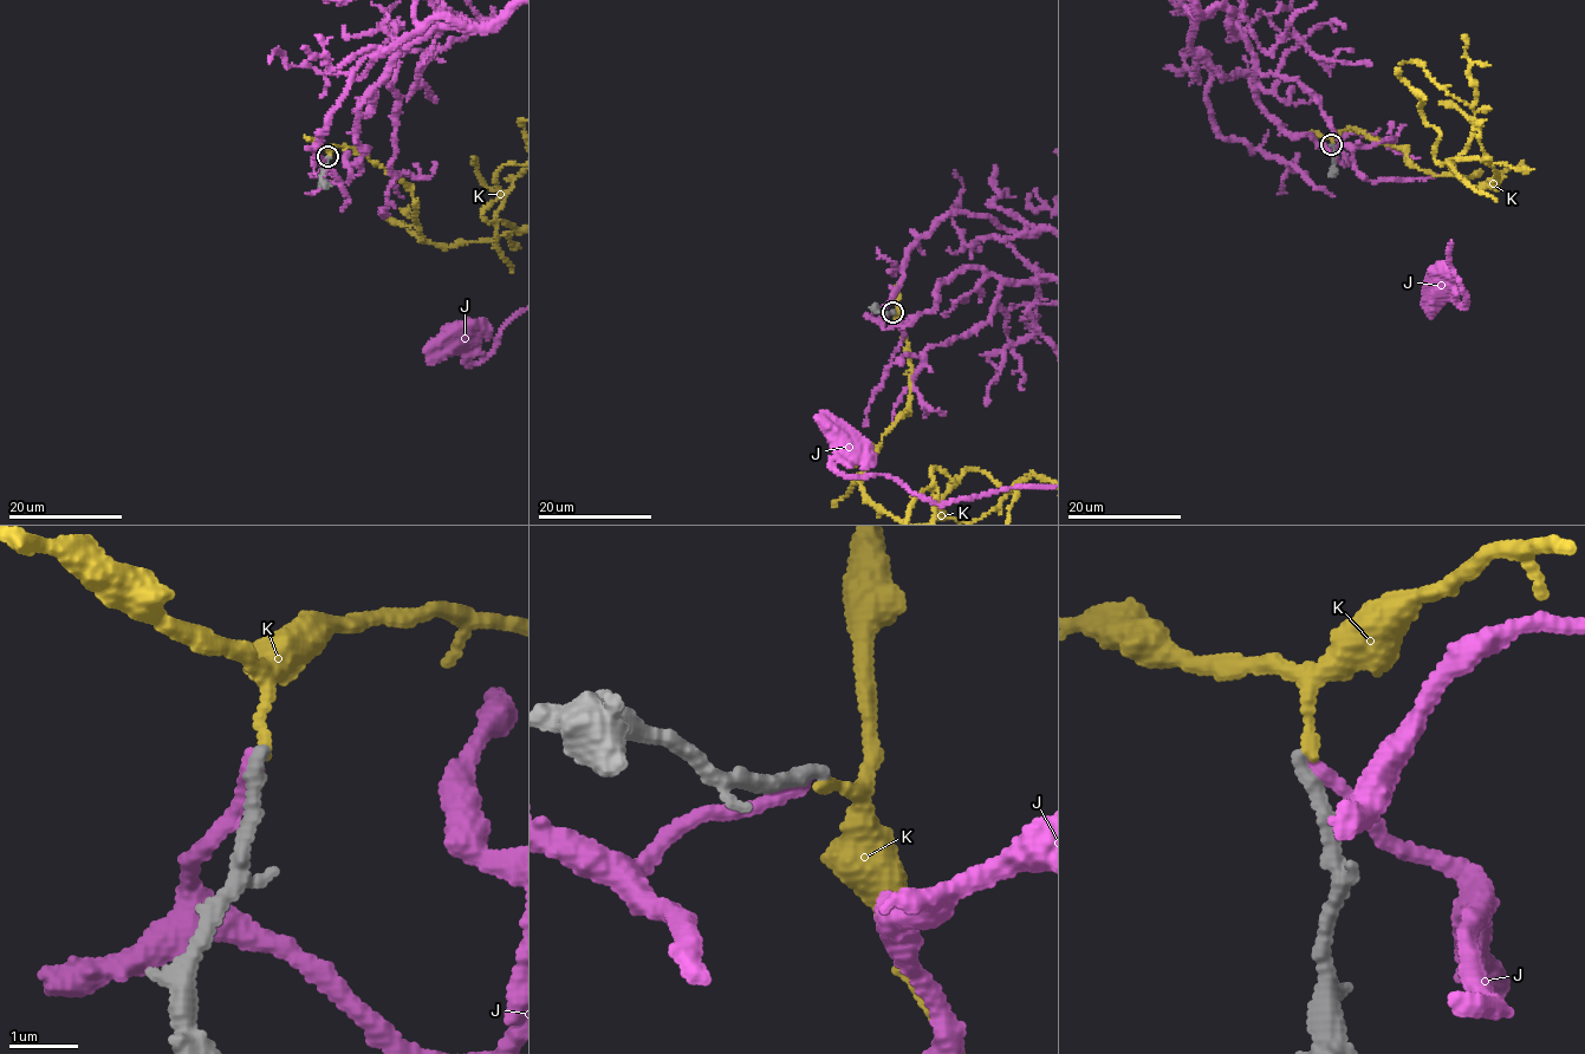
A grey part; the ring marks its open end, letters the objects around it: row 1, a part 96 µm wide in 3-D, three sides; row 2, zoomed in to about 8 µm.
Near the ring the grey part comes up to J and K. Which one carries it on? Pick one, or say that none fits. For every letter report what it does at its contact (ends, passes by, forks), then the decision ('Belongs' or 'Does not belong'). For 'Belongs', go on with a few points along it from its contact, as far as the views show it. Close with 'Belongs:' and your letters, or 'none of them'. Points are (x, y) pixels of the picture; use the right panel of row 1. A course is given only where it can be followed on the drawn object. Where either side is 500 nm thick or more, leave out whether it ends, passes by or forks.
J: It ends there. Does not belong
K: It ends there. Does not belong
Belongs: none of them

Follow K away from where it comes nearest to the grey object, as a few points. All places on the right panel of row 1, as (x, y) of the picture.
K: (1332, 144), (1353, 127), (1495, 186), (1480, 157), (1434, 158), (1395, 71)

